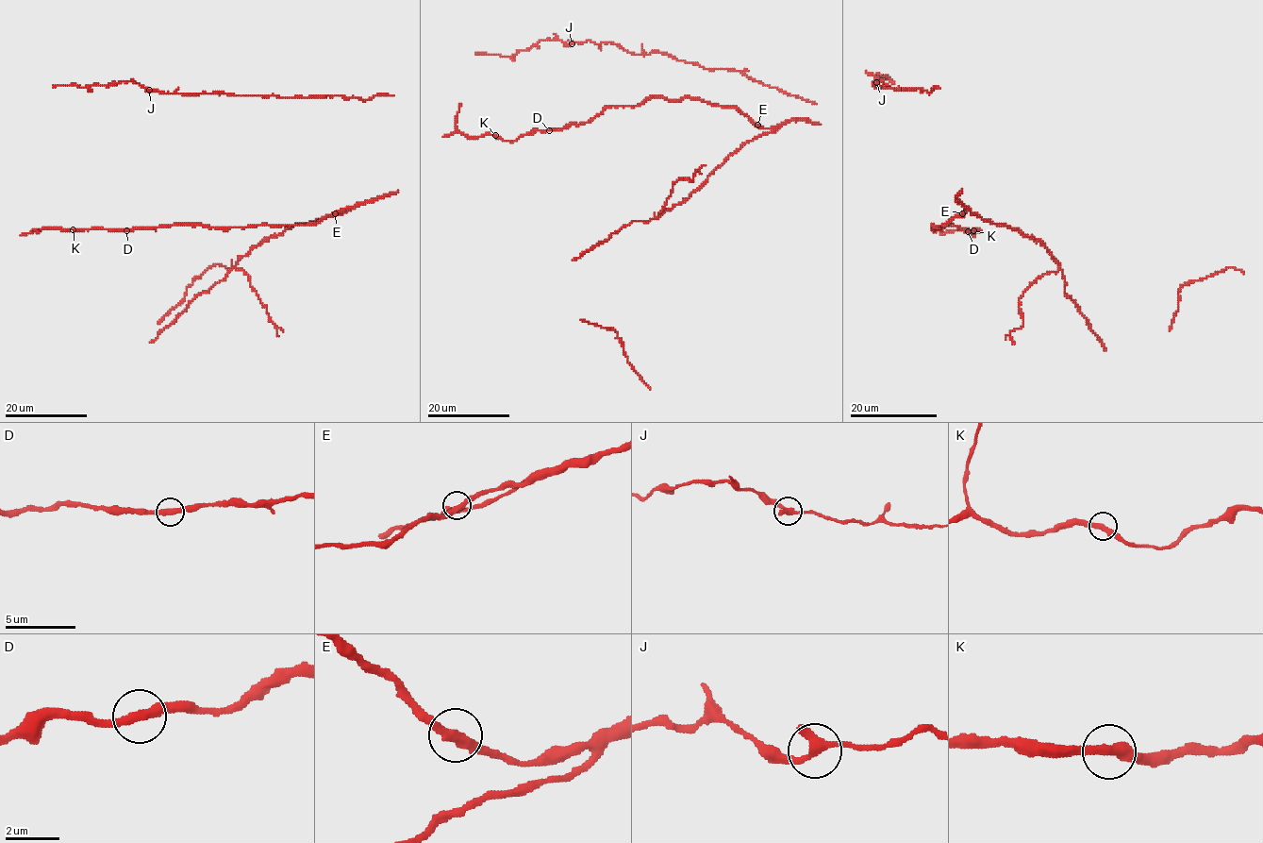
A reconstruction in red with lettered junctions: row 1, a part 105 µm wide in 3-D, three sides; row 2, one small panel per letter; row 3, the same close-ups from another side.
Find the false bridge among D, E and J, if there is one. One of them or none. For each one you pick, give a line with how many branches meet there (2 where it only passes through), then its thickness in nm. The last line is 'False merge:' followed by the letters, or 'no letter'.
False merge: no letter

